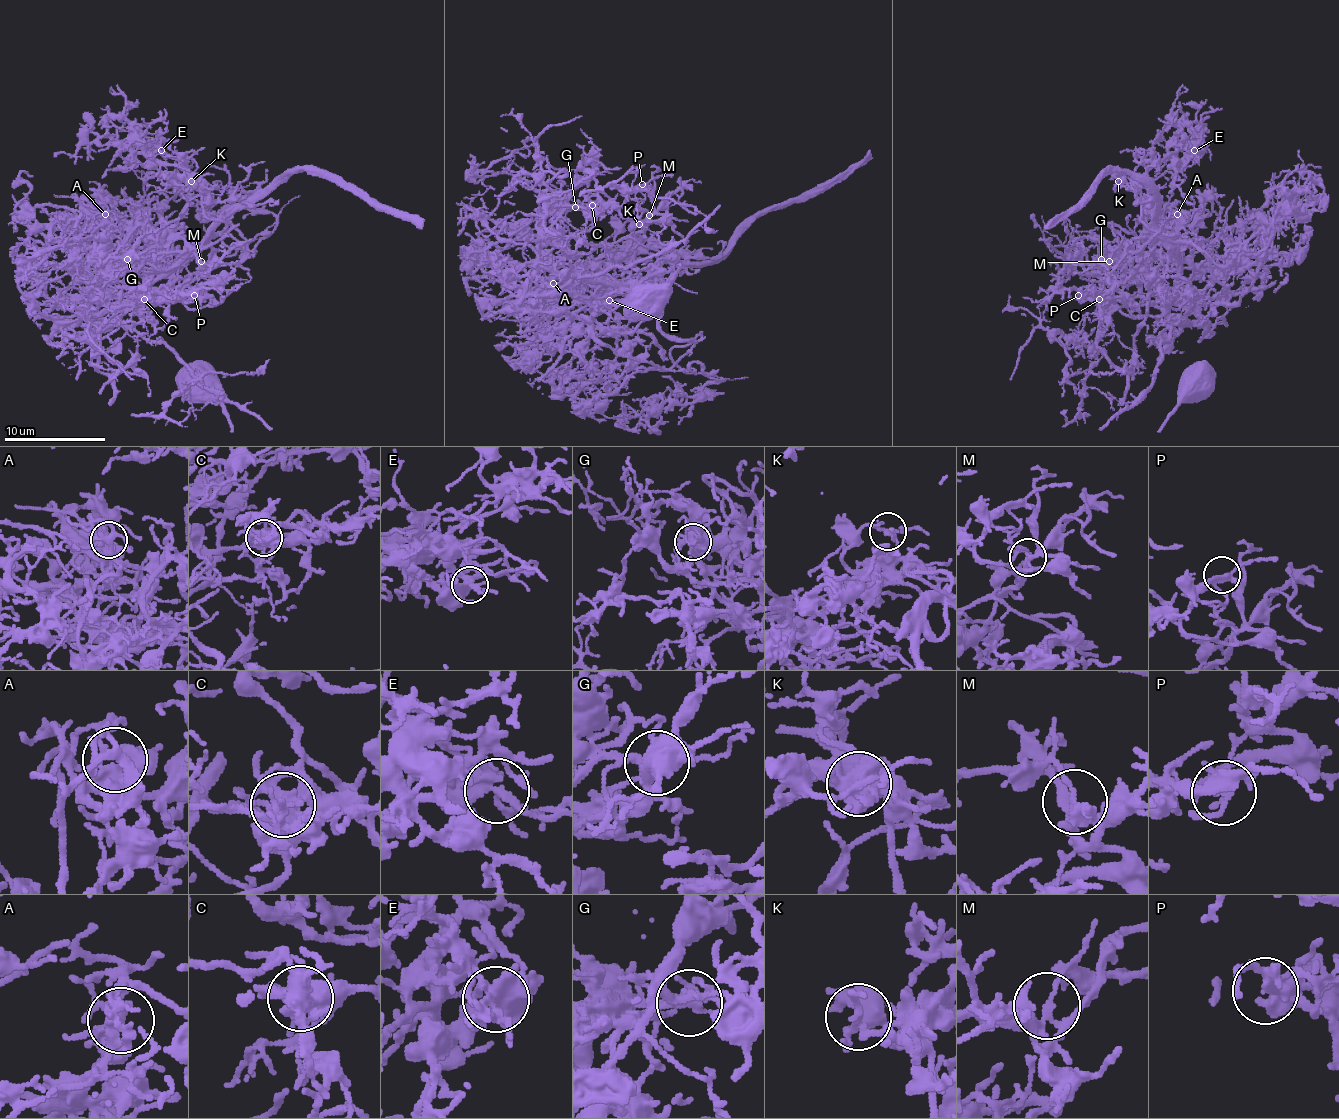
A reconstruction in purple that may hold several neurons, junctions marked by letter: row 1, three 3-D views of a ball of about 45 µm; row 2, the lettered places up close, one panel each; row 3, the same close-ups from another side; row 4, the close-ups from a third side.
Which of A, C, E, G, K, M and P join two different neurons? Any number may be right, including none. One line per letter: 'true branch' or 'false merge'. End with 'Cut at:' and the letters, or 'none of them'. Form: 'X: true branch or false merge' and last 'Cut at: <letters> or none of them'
A: true branch
C: false merge
E: true branch
G: false merge
K: true branch
M: false merge
P: true branch
Cut at: C, G, M

